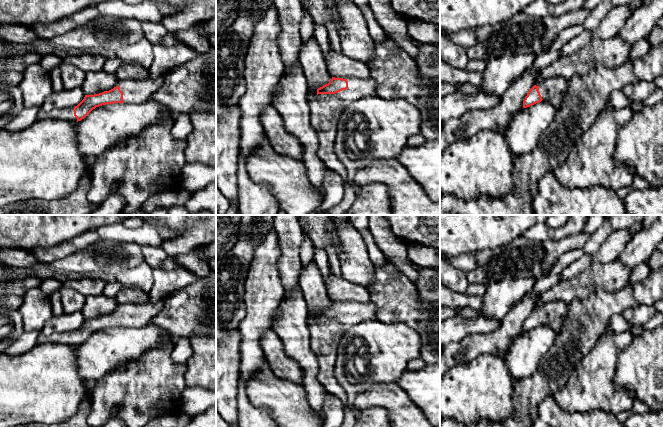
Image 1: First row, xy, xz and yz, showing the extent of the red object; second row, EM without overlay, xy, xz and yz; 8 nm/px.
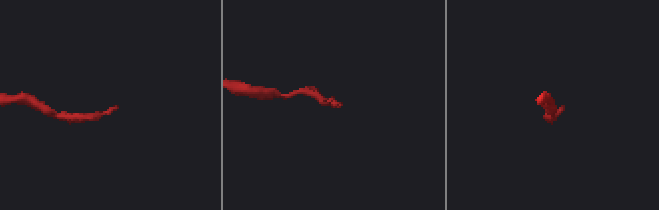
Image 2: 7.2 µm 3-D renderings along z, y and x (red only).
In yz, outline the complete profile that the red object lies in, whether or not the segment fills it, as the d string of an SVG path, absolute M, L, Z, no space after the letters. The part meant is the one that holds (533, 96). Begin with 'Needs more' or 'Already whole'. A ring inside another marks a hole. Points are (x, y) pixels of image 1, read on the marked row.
Needs more. M563 77L544 79L538 85L534 85L523 101L523 108L530 107L542 100L559 108L563 102L567 90L567 81Z

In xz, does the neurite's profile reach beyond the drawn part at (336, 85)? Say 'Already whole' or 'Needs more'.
Needs more

